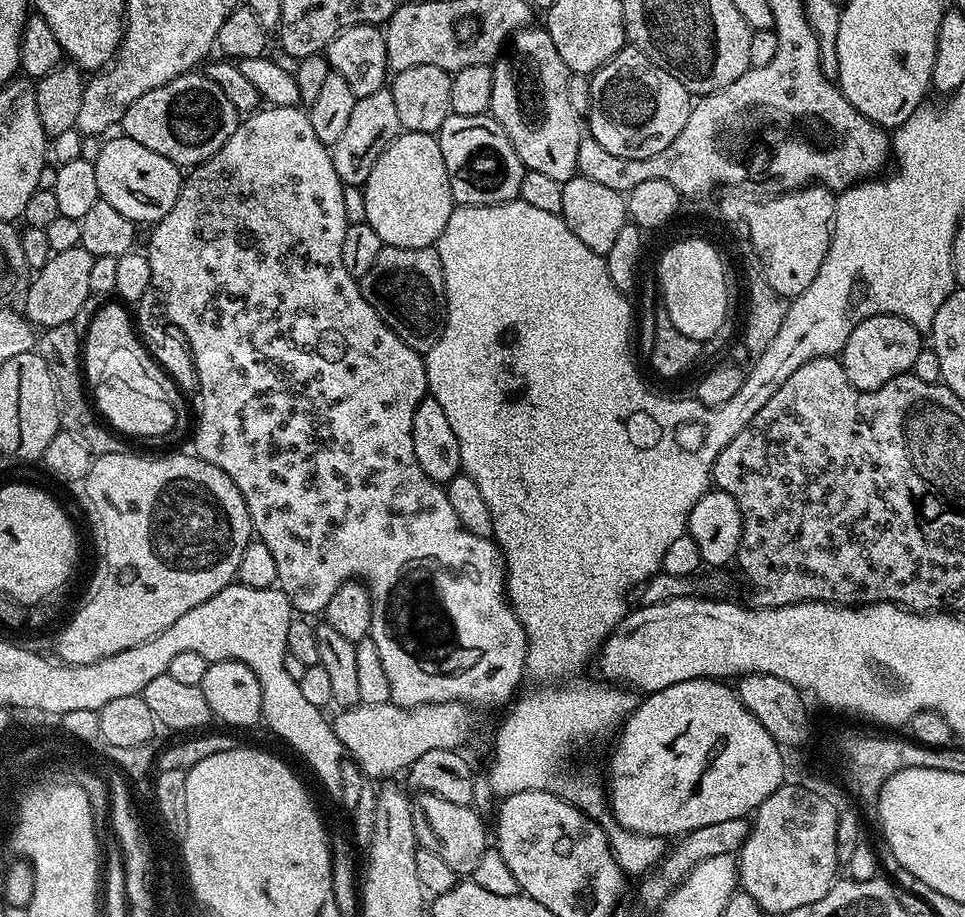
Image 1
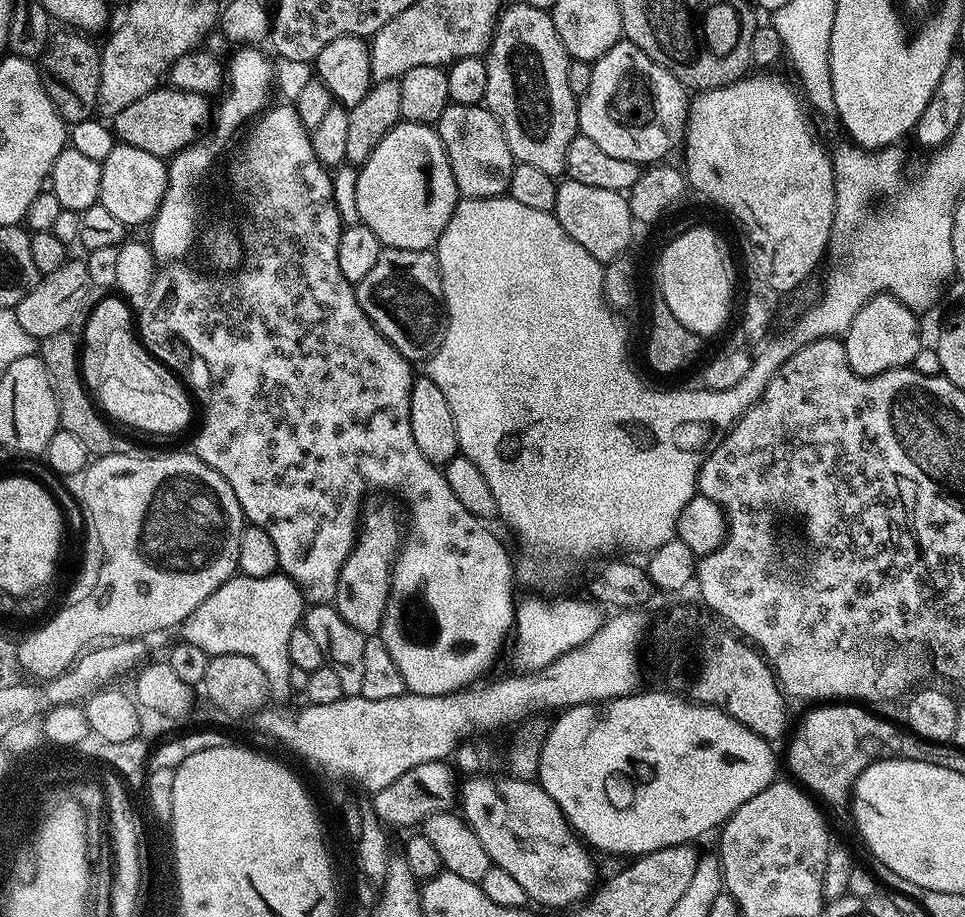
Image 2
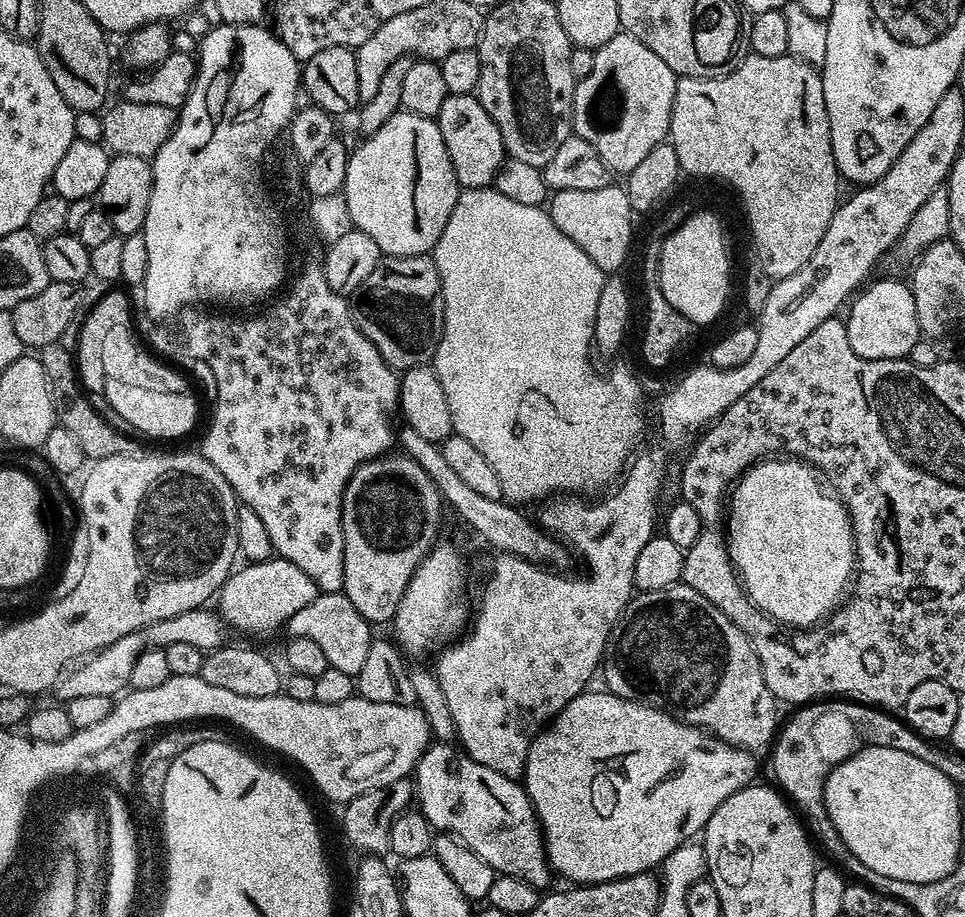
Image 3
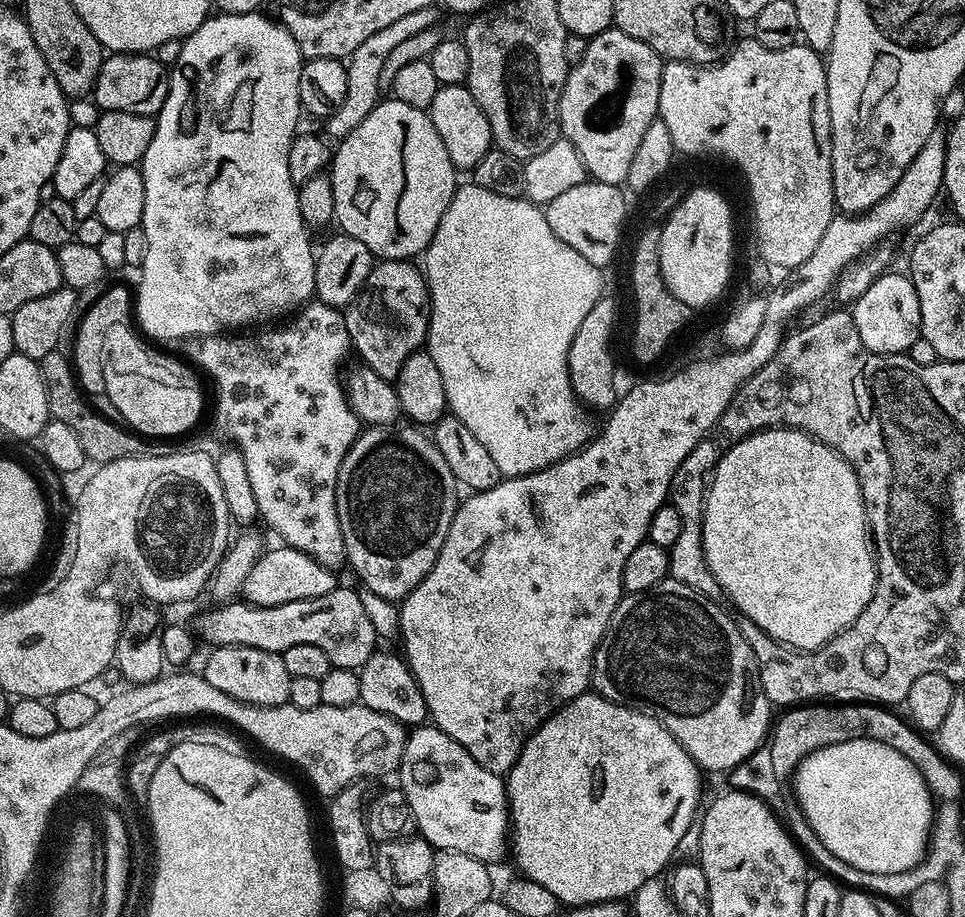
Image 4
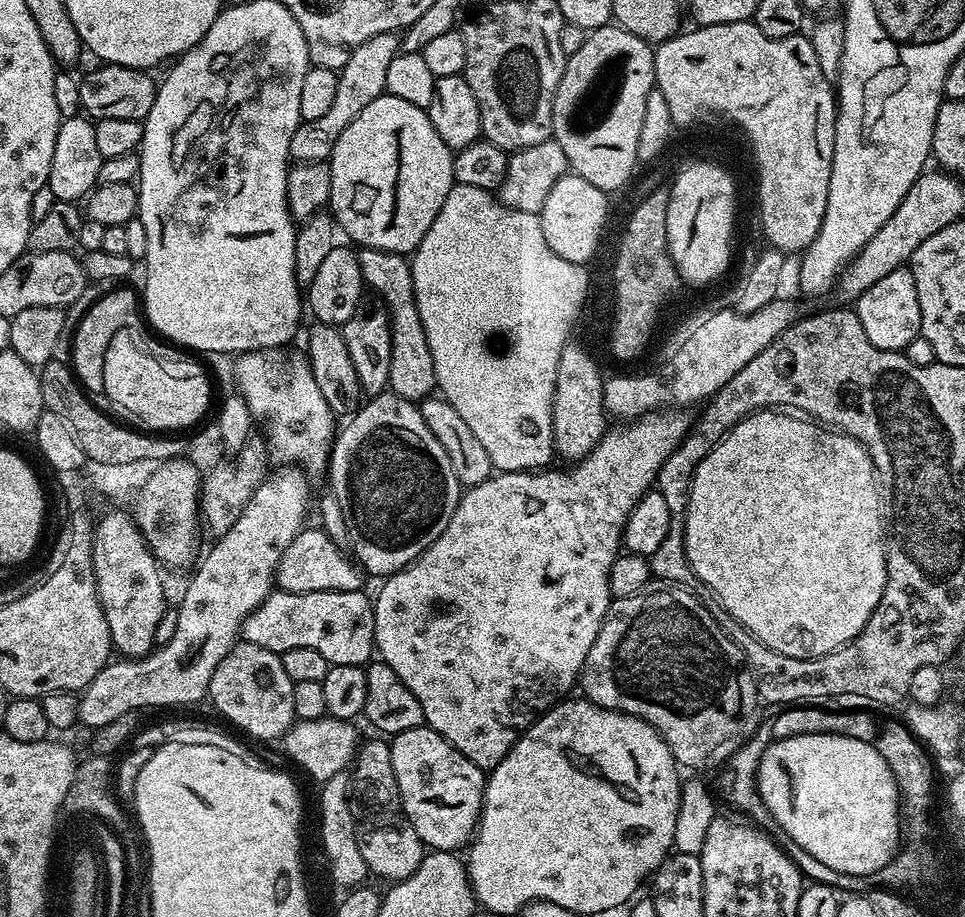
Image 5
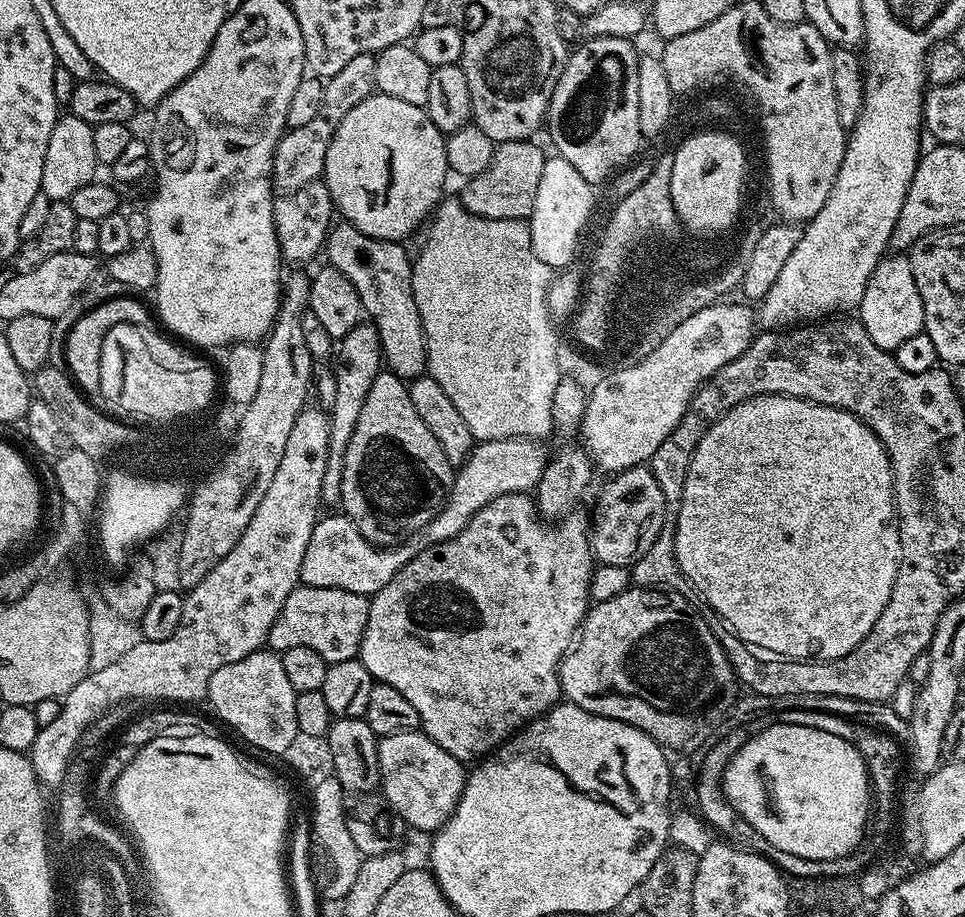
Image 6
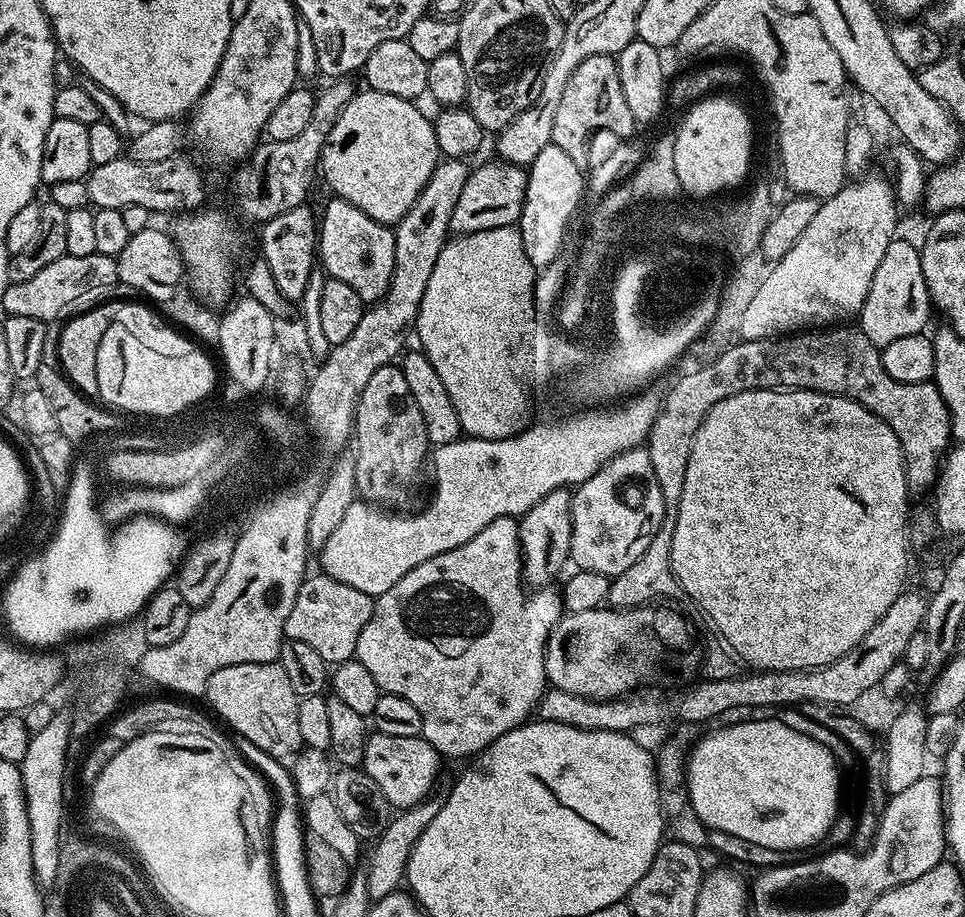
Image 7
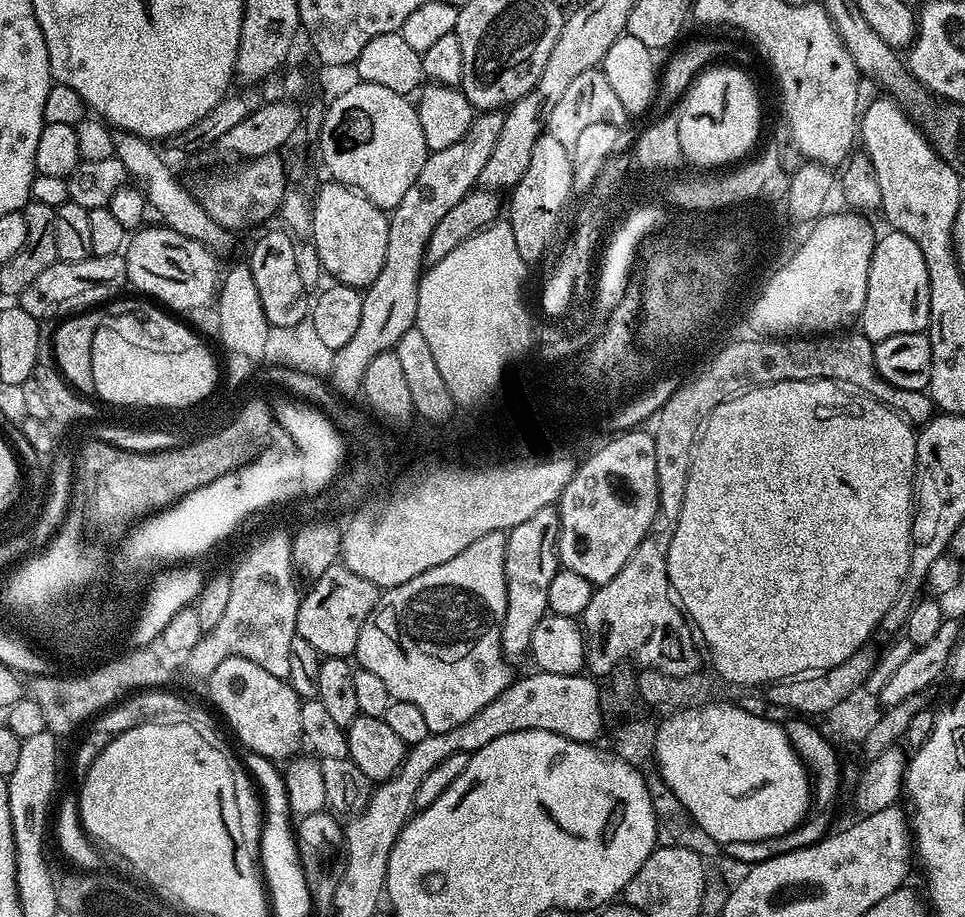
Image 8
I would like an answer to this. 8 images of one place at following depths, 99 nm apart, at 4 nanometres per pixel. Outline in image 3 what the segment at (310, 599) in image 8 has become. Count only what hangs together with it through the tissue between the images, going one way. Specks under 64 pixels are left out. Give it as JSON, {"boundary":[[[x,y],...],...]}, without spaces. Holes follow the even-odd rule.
{"boundary":[[[343,591],[317,594],[310,606],[302,606],[302,610],[298,610],[298,614],[288,620],[286,632],[289,637],[311,638],[326,654],[329,668],[343,670],[354,678],[362,670],[366,653],[370,651],[374,639],[373,625],[362,618],[362,614],[358,614],[358,610],[351,604],[350,598],[344,596]],[[207,607],[186,610],[186,614],[162,618],[162,622],[148,624],[145,628],[139,628],[136,632],[118,638],[118,642],[110,642],[110,646],[106,646],[101,652],[93,652],[83,662],[77,663],[57,683],[54,695],[61,700],[60,702],[67,702],[79,697],[112,698],[123,693],[130,685],[130,673],[134,670],[134,662],[138,662],[138,658],[147,648],[163,649],[166,646],[174,646],[174,642],[183,642],[190,646],[198,646],[207,654],[214,648],[225,647],[226,625],[215,611],[208,611]]]}

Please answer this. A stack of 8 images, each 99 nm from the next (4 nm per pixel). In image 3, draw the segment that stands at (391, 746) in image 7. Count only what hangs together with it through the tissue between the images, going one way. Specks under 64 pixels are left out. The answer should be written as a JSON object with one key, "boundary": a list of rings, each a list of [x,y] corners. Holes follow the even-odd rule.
{"boundary":[[[432,742],[420,756],[414,769],[414,800],[418,811],[427,818],[433,830],[440,834],[451,833],[467,848],[474,850],[474,854],[478,854],[478,858],[482,858],[482,862],[489,864],[499,875],[522,878],[537,890],[547,889],[550,865],[548,853],[544,851],[544,834],[523,783],[498,774],[498,770],[482,766],[482,762],[474,762],[453,748],[448,744]]]}

